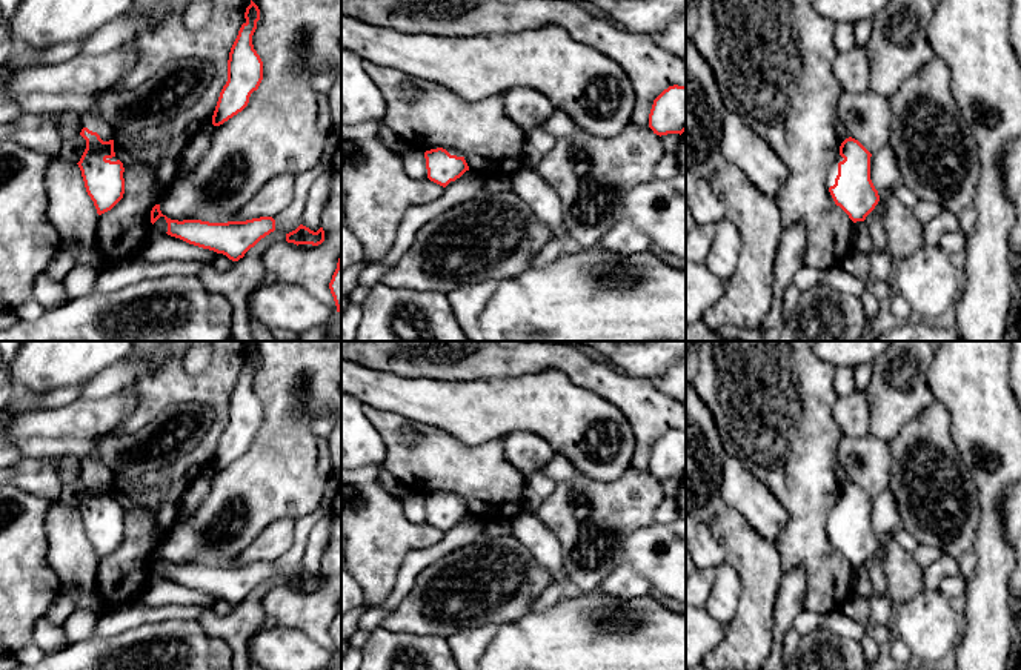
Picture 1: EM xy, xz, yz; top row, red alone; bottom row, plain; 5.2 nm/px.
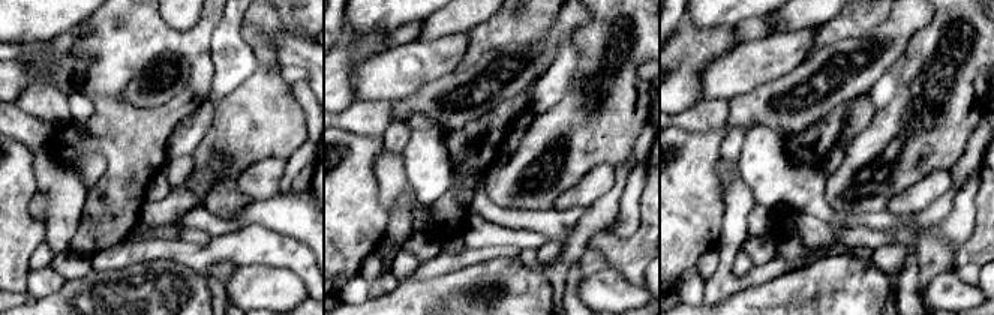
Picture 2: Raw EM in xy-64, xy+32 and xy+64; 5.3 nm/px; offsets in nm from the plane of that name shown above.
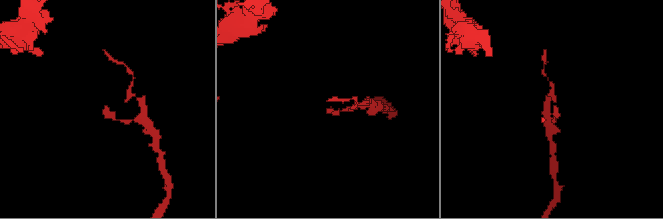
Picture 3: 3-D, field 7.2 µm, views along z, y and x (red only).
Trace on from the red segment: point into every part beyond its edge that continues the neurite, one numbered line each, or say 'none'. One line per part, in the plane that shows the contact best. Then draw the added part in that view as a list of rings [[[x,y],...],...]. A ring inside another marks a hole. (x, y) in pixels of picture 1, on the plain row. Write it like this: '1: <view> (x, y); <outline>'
none

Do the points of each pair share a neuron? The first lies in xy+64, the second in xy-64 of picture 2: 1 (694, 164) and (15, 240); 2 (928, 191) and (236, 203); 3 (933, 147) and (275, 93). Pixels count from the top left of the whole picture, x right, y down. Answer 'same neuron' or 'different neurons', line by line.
1: same neuron
2: different neurons
3: same neuron

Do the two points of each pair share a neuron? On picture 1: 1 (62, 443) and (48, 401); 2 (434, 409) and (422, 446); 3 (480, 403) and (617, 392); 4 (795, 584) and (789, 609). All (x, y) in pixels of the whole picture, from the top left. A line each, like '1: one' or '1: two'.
1: two
2: two
3: two
4: one

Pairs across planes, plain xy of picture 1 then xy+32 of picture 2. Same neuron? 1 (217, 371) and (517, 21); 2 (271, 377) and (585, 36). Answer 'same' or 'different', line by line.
1: same
2: same

